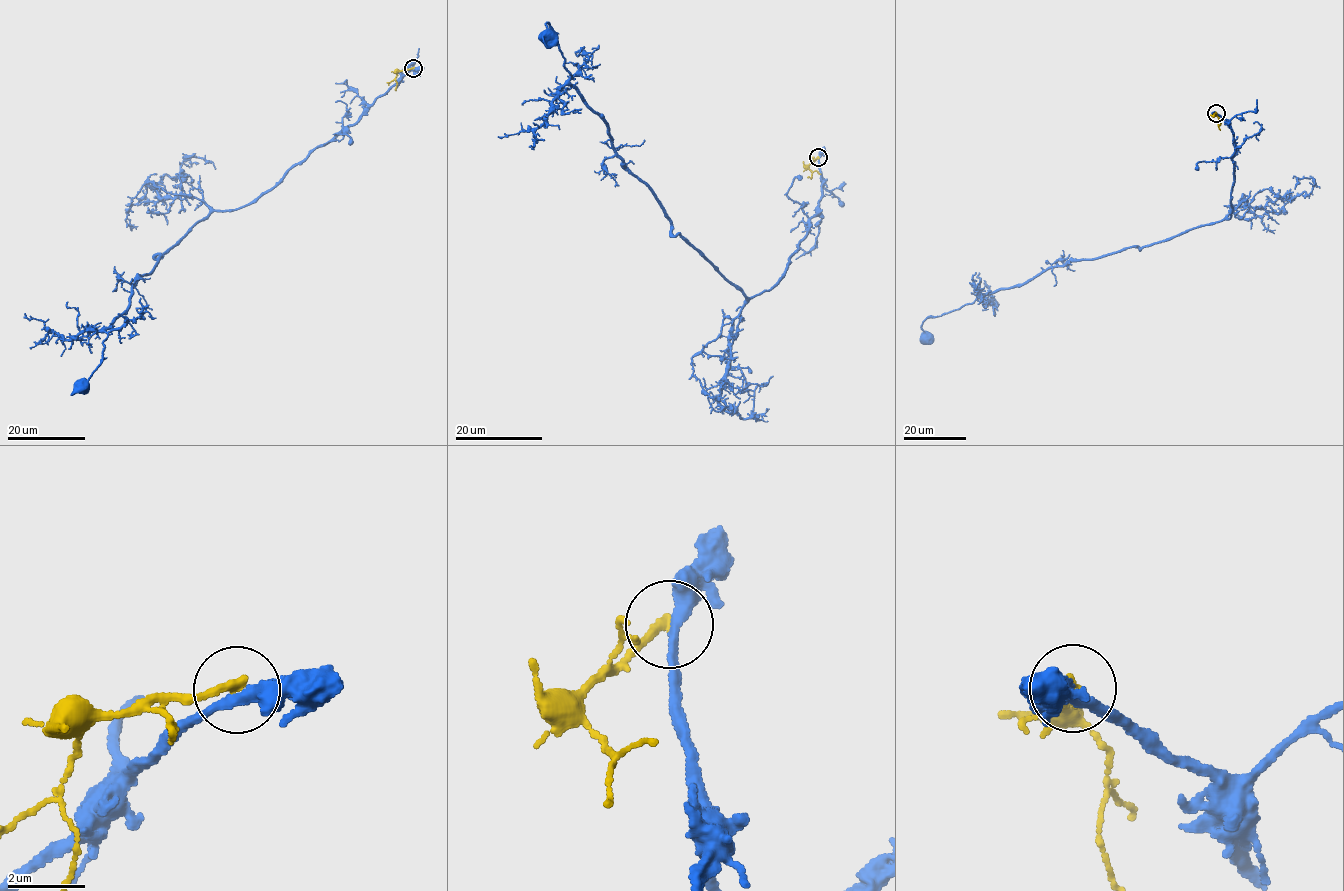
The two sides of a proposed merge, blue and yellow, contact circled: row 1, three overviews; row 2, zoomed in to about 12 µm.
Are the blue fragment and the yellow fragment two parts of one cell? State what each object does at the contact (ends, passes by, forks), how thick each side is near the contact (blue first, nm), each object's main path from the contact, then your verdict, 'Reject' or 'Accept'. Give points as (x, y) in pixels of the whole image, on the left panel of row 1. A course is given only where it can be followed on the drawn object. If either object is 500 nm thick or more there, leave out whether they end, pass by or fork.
At the ring blue passes by. At the ring yellow ends. Thickness 320 nm (blue) against 240 nm. Course of blue: (413, 68), (279, 182), (235, 209), (210, 212), (157, 254), (106, 328), (104, 358), (83, 385). Course of yellow: (413, 68), (398, 71), (396, 91). Reject

